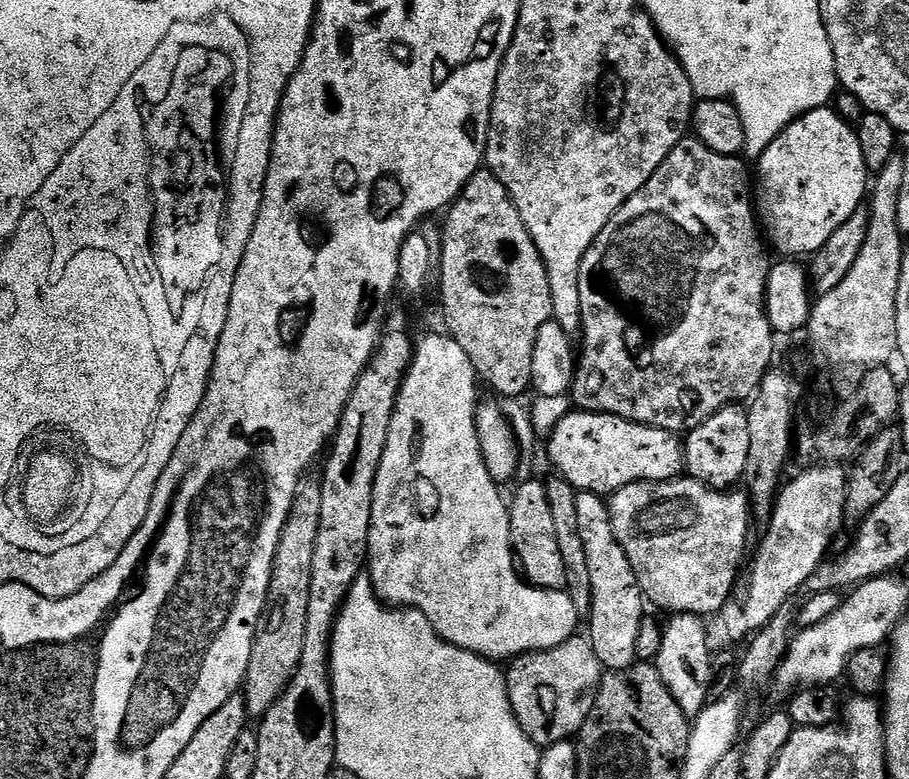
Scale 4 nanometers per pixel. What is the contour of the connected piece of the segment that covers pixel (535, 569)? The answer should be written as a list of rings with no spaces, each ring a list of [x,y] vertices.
[[[528,480],[525,484],[515,485],[516,493],[508,504],[508,517],[510,518],[510,538],[512,539],[512,551],[522,569],[528,583],[542,590],[554,590],[563,592],[566,589],[566,565],[562,560],[562,553],[558,546],[558,533],[554,530],[554,514],[550,514],[550,506],[546,498],[546,484],[541,480]]]

